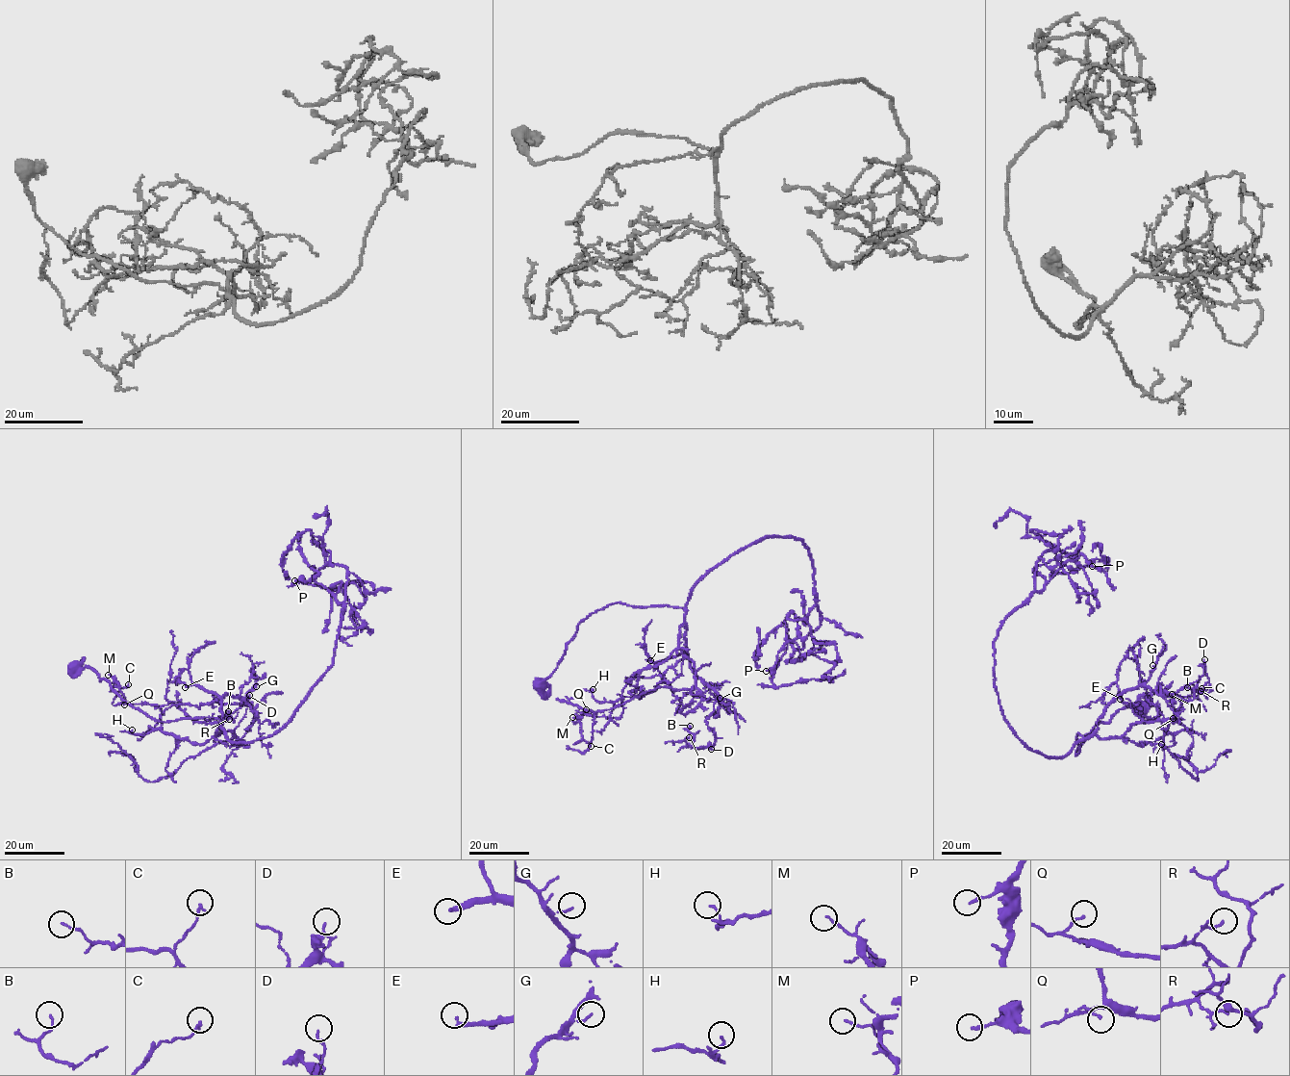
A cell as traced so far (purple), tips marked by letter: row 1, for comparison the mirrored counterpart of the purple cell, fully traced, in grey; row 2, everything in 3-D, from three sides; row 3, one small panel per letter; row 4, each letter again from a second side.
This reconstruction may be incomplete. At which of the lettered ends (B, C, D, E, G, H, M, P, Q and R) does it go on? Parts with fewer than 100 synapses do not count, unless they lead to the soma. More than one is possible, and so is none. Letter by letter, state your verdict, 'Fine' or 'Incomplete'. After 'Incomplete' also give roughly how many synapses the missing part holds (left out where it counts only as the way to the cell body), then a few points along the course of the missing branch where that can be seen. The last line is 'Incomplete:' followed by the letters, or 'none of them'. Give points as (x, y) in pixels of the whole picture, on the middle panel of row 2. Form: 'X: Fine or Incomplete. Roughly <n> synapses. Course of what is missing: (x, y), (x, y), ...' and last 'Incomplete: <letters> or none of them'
B: Fine
C: Fine
D: Fine
E: Incomplete. Roughly 120 synapses. Course of what is missing: (650, 660), (623, 666), (598, 664), (589, 678), (580, 680), (569, 690), (552, 710), (548, 730), (577, 770)
G: Fine
H: Fine
M: Fine
P: Fine
Q: Fine
R: Fine
Incomplete: E

